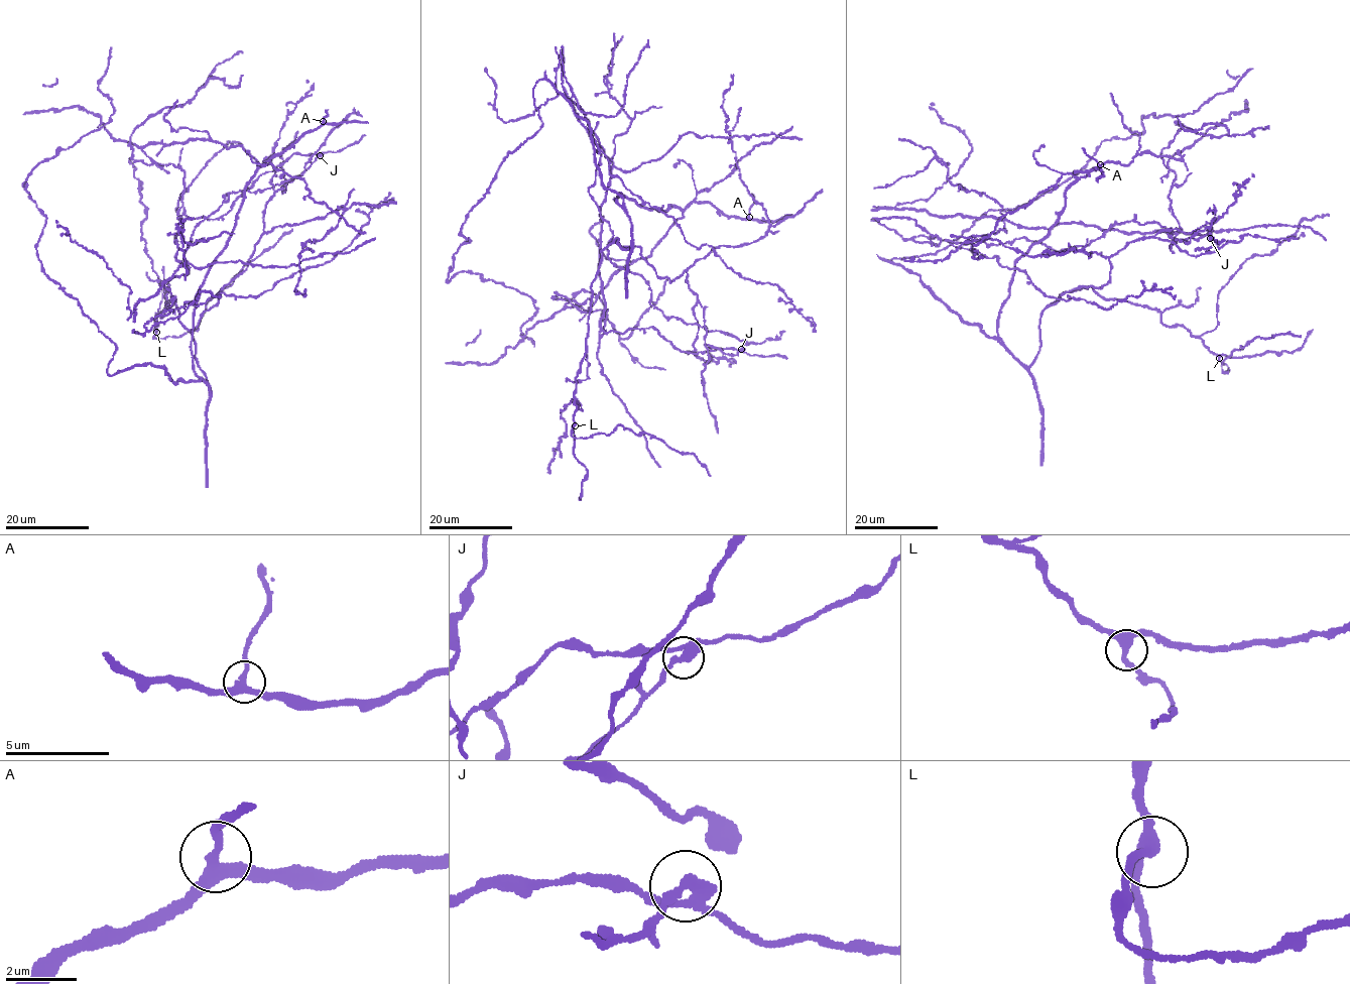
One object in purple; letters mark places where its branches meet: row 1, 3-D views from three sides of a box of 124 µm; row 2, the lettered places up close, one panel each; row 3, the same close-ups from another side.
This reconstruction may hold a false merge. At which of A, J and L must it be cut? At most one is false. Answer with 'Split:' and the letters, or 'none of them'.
Split: J

